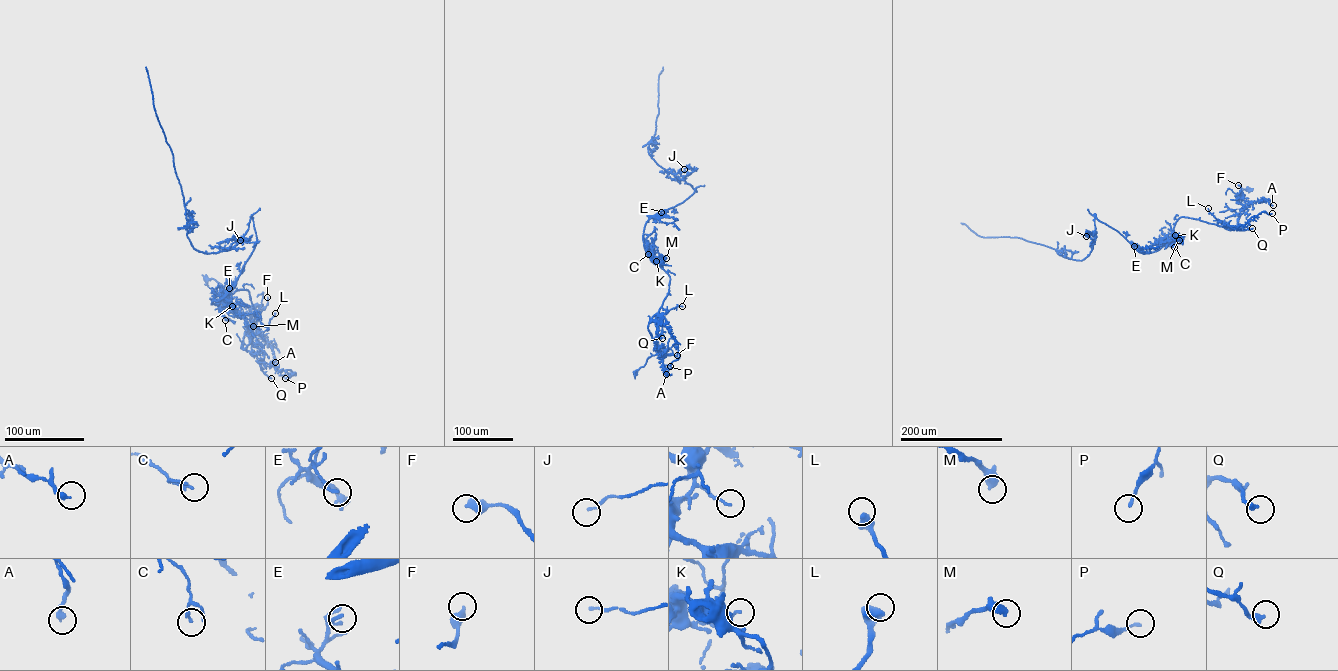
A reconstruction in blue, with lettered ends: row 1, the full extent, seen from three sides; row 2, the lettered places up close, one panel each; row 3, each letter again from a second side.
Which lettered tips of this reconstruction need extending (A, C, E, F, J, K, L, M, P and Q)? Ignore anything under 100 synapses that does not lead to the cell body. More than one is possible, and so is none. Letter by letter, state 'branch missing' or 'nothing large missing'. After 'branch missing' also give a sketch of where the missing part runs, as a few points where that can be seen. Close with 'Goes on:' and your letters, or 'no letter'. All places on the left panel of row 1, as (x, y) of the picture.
A: nothing large missing
C: nothing large missing
E: nothing large missing
F: nothing large missing
J: nothing large missing
K: nothing large missing
L: nothing large missing
M: nothing large missing
P: nothing large missing
Q: nothing large missing
Goes on: no letter

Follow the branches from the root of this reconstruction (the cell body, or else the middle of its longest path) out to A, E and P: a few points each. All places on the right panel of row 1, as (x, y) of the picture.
A: (1247, 189), (1240, 192), (1242, 200), (1240, 190), (1244, 200), (1264, 199), (1273, 205)
E: (1247, 189), (1233, 229), (1180, 217), (1158, 250), (1134, 246)
P: (1247, 189), (1240, 193), (1244, 200), (1239, 191), (1245, 205), (1237, 226), (1225, 228), (1272, 213)

